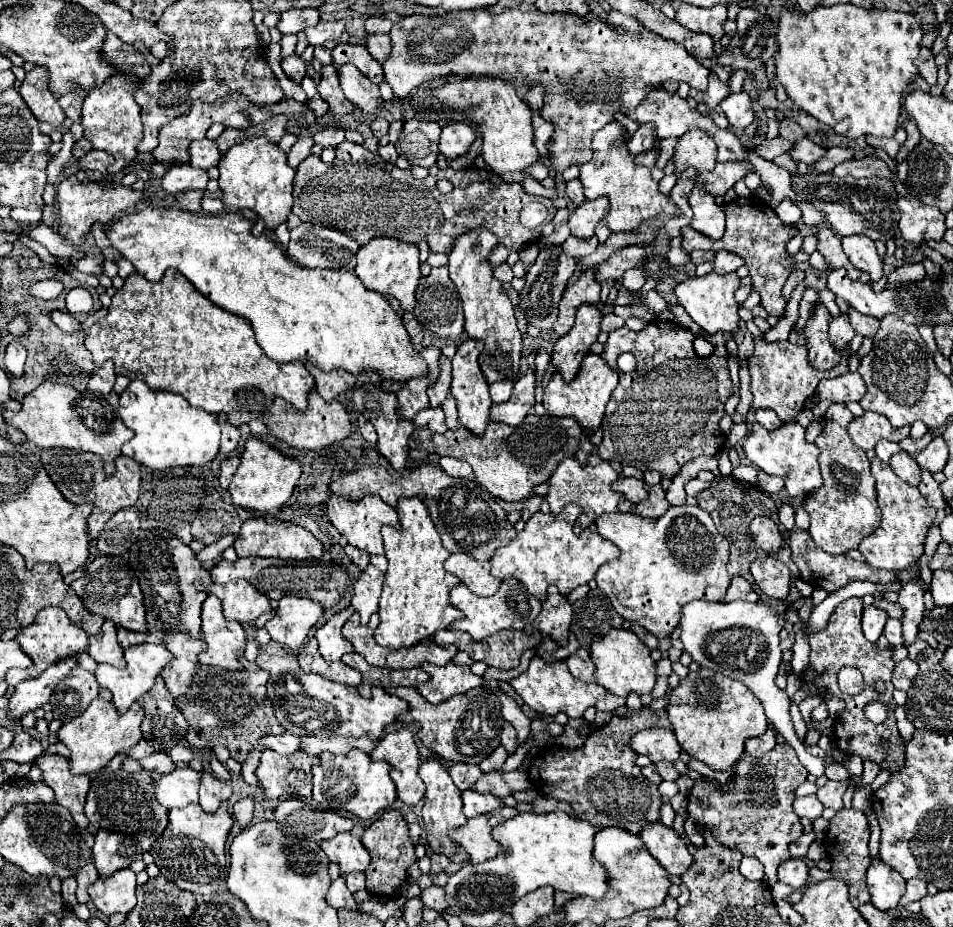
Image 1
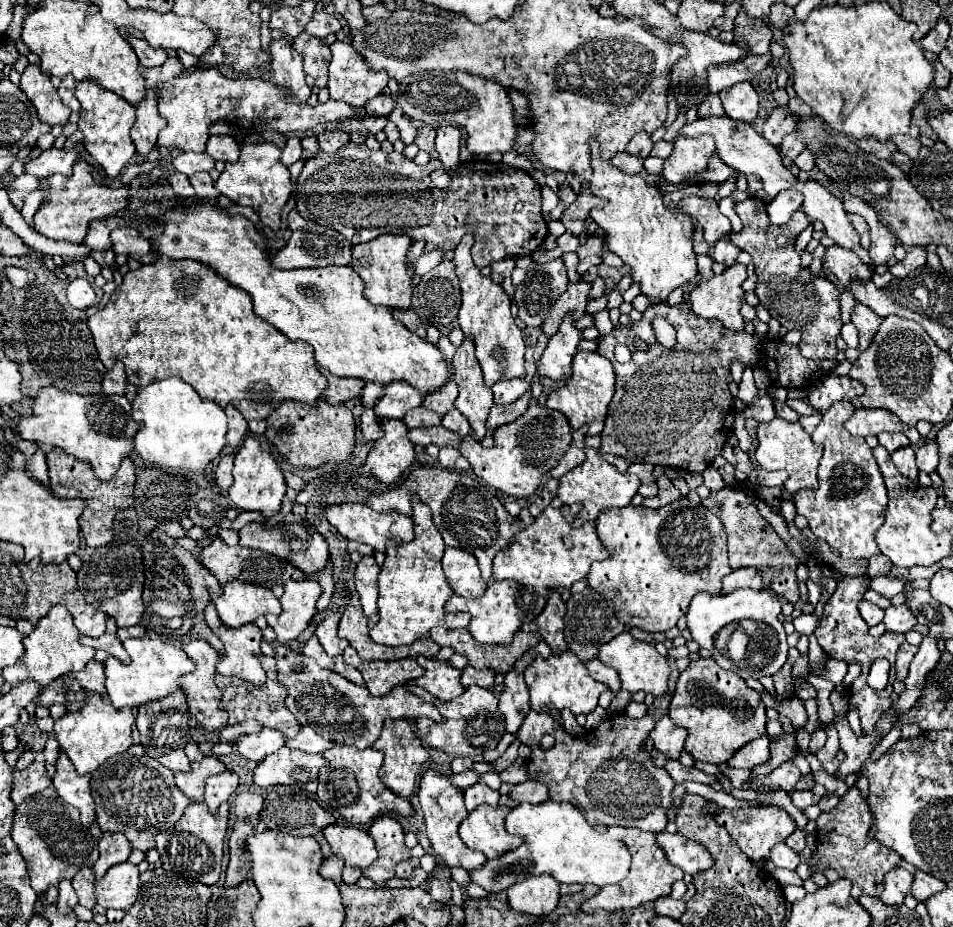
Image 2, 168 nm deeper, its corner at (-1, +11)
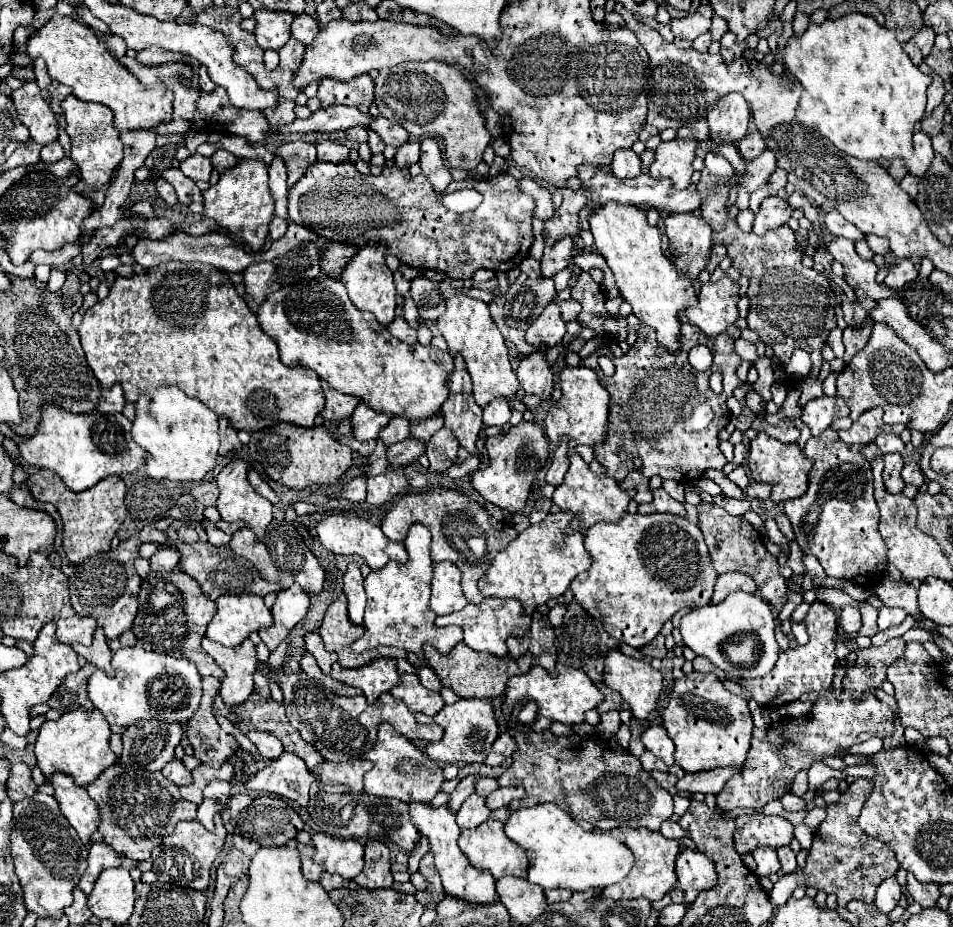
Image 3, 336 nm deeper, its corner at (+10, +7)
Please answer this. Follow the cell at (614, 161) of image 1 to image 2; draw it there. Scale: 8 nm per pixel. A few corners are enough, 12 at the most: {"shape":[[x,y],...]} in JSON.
{"shape":[[592,139],[590,217],[652,305],[698,273],[692,219]]}

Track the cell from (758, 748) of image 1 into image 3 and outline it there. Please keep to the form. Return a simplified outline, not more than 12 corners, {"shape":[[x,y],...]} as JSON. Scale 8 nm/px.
{"shape":[[743,767],[687,773],[677,789],[717,795]]}

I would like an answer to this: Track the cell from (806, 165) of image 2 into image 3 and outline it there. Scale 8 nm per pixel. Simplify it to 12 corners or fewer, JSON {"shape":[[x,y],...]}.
{"shape":[[781,169],[769,177],[771,195],[787,185],[787,173]]}

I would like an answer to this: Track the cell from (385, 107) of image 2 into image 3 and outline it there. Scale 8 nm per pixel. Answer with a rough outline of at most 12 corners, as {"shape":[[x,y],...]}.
{"shape":[[371,119],[369,127],[381,135],[387,145],[401,147],[409,133],[385,119]]}

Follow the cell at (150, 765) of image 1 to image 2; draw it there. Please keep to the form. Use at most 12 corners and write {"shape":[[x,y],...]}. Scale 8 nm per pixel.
{"shape":[[174,749],[160,757],[172,771],[190,771],[184,749]]}

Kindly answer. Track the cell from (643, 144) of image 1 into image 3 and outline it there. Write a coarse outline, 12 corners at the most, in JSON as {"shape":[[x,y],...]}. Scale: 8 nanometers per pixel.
{"shape":[[633,149],[615,151],[611,169],[617,179],[641,173]]}

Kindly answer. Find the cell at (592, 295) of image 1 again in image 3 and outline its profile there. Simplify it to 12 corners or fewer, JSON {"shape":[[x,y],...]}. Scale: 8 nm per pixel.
{"shape":[[551,301],[527,329],[527,343],[557,345],[565,335],[561,309]]}

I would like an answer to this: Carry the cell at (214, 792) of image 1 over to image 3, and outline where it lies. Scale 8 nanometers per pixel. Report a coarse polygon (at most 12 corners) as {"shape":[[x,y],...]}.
{"shape":[[211,781],[203,791],[197,821],[211,829],[227,807],[227,781]]}

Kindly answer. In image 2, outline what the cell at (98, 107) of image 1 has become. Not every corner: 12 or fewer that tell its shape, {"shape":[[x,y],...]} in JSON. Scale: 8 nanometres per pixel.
{"shape":[[80,81],[78,129],[104,177],[136,153],[136,109],[94,81]]}

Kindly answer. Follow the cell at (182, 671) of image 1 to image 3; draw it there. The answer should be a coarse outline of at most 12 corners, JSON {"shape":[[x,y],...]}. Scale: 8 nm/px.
{"shape":[[203,677],[201,705],[185,735],[209,767],[237,751],[211,713],[219,679]]}

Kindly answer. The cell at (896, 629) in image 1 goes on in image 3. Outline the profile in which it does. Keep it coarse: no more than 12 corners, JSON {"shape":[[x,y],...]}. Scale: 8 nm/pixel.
{"shape":[[879,609],[877,627],[901,625],[905,609]]}

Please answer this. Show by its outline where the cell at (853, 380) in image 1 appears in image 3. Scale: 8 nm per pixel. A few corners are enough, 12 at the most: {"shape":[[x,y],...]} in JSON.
{"shape":[[817,397],[803,405],[813,435],[849,415],[841,397]]}

